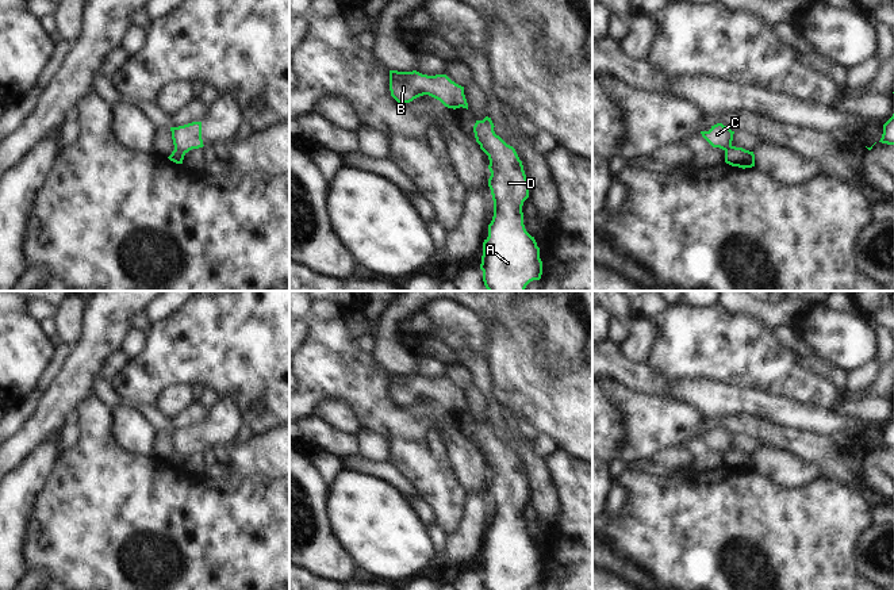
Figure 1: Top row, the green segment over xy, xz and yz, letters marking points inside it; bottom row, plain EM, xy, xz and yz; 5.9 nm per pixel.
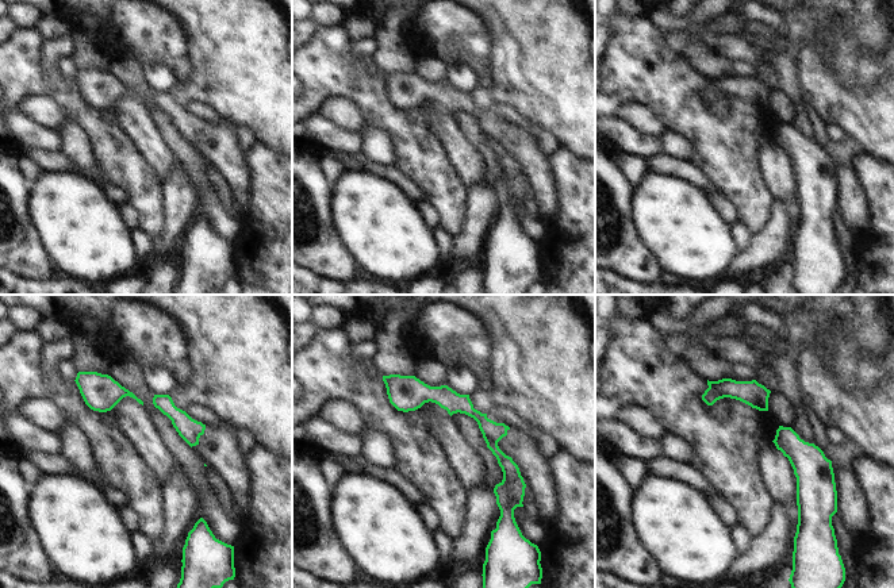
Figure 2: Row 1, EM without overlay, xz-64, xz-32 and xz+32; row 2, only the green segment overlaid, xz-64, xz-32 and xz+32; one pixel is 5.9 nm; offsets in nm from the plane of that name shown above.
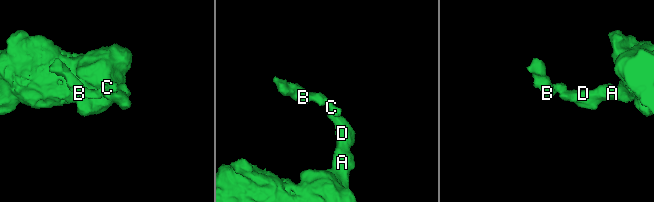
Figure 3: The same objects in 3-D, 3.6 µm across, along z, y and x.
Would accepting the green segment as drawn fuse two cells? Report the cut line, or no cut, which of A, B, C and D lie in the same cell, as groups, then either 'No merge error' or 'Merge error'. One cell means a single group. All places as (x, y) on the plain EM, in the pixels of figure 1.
Split along xy (175, 451), (184, 456). Groups: A D / B C. Merge error.

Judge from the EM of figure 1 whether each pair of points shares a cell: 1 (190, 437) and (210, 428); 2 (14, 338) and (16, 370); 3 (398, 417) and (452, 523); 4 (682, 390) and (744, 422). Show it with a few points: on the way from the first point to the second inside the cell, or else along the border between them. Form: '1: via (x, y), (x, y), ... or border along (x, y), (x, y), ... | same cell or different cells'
1: via (195, 437), (204, 433) | same cell
2: via (14, 347), (18, 353), (16, 361) | same cell
3: via (415, 443), (421, 460), (446, 497) | same cell
4: border along (760, 416), (740, 413), (718, 418) | different cells

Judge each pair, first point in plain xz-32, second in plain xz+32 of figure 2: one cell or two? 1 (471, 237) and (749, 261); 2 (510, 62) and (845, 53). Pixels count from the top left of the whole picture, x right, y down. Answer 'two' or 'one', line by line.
1: one
2: two

